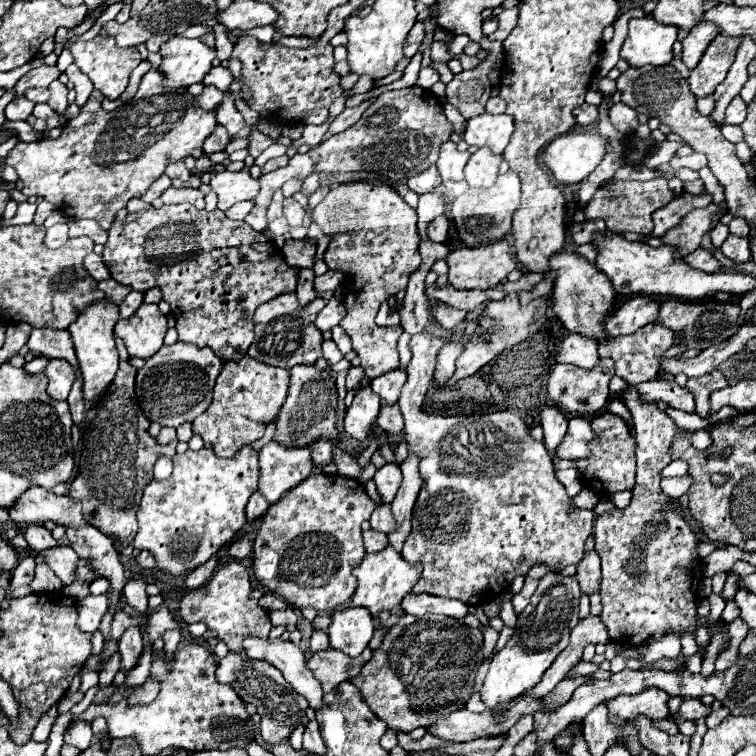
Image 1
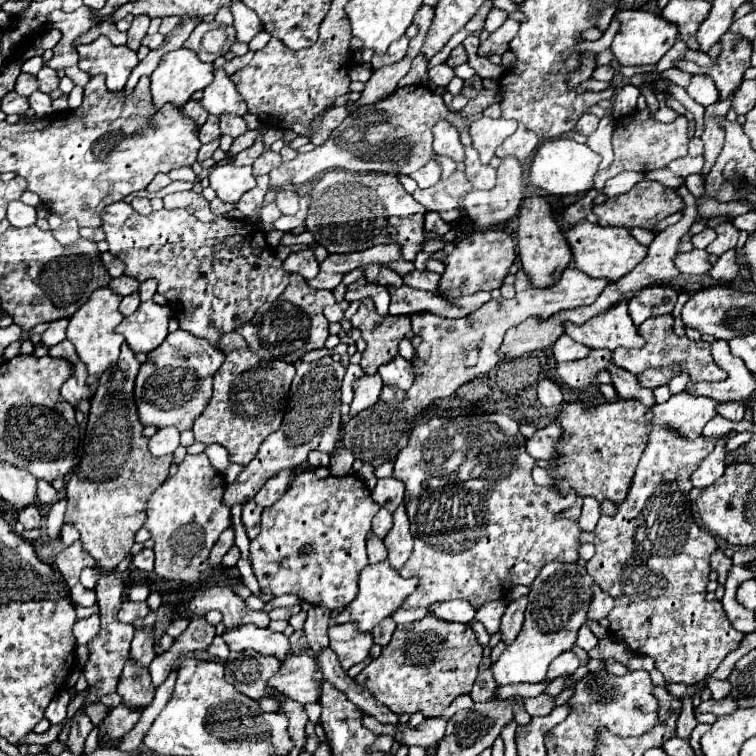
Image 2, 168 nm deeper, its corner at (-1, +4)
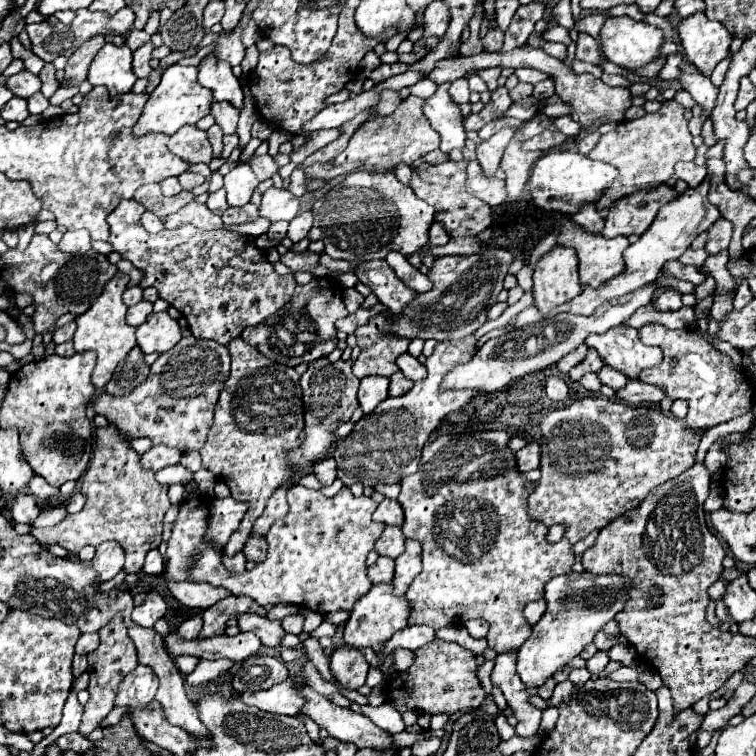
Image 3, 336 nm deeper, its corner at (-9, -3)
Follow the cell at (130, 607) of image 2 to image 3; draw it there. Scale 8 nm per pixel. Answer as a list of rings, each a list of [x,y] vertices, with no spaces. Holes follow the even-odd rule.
[[[150,591],[146,595],[144,603],[138,605],[138,607],[134,607],[132,619],[134,619],[134,623],[138,623],[142,627],[154,627],[154,623],[158,619],[162,619],[164,613],[166,613],[166,601],[164,601],[164,597],[160,593],[156,593],[156,591]]]

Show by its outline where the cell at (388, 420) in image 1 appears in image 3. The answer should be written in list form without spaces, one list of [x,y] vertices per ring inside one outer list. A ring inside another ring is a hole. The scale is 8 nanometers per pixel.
[[[398,371],[398,373],[394,373],[392,377],[390,377],[390,395],[392,397],[400,397],[400,395],[404,395],[404,393],[408,393],[410,389],[412,389],[412,381],[402,373],[402,371]]]

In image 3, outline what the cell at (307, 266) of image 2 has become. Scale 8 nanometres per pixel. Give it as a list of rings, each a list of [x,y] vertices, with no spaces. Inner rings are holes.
[[[288,251],[280,257],[280,261],[284,265],[288,265],[292,271],[308,271],[310,267],[318,265],[318,253],[312,253],[312,251],[302,251],[302,253],[296,253],[296,251]]]

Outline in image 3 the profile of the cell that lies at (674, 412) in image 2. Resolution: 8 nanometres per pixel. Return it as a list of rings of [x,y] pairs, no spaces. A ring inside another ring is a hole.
[[[588,397],[588,399],[580,399],[580,401],[574,401],[572,405],[568,407],[562,407],[562,409],[554,409],[550,411],[542,421],[540,421],[540,433],[542,433],[542,445],[540,445],[540,479],[536,481],[536,487],[534,491],[530,493],[528,497],[528,513],[530,513],[530,519],[534,521],[540,521],[544,523],[546,527],[552,527],[552,525],[564,525],[566,527],[566,533],[564,537],[570,541],[570,543],[576,543],[580,539],[584,539],[590,531],[600,531],[604,529],[610,521],[614,521],[616,517],[624,515],[628,509],[634,509],[634,507],[640,507],[640,503],[648,497],[648,493],[666,483],[668,479],[674,479],[678,477],[680,473],[684,473],[688,467],[694,465],[694,455],[696,455],[696,449],[698,449],[698,443],[700,443],[700,433],[696,431],[690,431],[686,427],[684,421],[672,417],[672,415],[664,415],[660,409],[646,409],[646,407],[636,407],[636,405],[626,405],[626,403],[620,403],[620,401],[610,401],[610,399],[604,399],[604,397]]]

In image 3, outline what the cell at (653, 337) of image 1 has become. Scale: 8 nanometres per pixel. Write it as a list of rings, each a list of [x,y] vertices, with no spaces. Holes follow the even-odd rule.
[[[646,323],[638,329],[640,341],[646,345],[656,345],[664,351],[664,361],[650,369],[643,370],[639,376],[640,381],[662,387],[664,393],[674,399],[688,401],[688,425],[694,431],[706,431],[718,423],[726,423],[738,415],[744,415],[752,407],[752,383],[748,383],[746,371],[736,369],[732,359],[726,353],[708,343],[704,335],[696,329],[666,329],[660,323]],[[738,373],[738,383],[736,383]]]

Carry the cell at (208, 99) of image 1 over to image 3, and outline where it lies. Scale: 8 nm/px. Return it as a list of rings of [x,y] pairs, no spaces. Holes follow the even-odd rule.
[[[182,127],[182,131],[170,137],[168,149],[190,165],[208,165],[212,161],[212,147],[206,137],[206,131],[200,131],[196,127]]]

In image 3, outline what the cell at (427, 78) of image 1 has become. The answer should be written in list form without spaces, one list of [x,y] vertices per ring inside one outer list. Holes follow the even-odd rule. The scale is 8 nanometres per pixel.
[[[456,79],[452,81],[450,85],[450,97],[456,101],[456,103],[468,103],[468,97],[470,97],[470,89],[468,89],[468,79]]]

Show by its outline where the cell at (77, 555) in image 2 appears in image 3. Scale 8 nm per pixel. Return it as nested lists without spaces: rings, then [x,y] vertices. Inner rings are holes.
[[[114,541],[98,545],[96,555],[92,559],[92,567],[94,571],[98,571],[98,579],[102,581],[116,577],[124,567],[124,549]]]

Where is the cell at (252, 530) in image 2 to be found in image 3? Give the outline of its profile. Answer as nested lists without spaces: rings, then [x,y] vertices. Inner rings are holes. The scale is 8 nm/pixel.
[[[250,535],[246,547],[242,549],[246,561],[252,561],[252,563],[262,563],[266,559],[266,539],[258,539],[254,535]]]

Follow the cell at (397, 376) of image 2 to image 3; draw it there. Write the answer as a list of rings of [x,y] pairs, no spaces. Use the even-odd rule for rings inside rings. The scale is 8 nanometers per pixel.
[[[402,353],[402,355],[396,359],[396,363],[398,363],[400,371],[402,371],[408,379],[412,379],[412,381],[420,381],[420,379],[426,377],[426,367],[424,367],[416,357],[412,357],[412,355],[408,355],[408,353]]]

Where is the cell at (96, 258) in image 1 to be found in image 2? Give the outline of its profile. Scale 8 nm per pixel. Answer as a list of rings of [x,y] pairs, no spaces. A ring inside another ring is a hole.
[[[104,252],[104,254],[100,254],[100,258],[102,258],[102,264],[106,266],[106,270],[112,278],[118,278],[124,274],[124,264],[116,256],[112,256],[110,252]]]

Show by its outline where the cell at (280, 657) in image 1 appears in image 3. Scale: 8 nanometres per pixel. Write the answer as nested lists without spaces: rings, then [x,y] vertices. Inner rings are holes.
[[[170,633],[164,637],[164,647],[170,657],[192,655],[198,659],[230,659],[244,661],[250,655],[256,655],[262,647],[260,639],[254,633],[238,633],[234,637],[214,635],[208,639],[182,639],[178,633]]]

